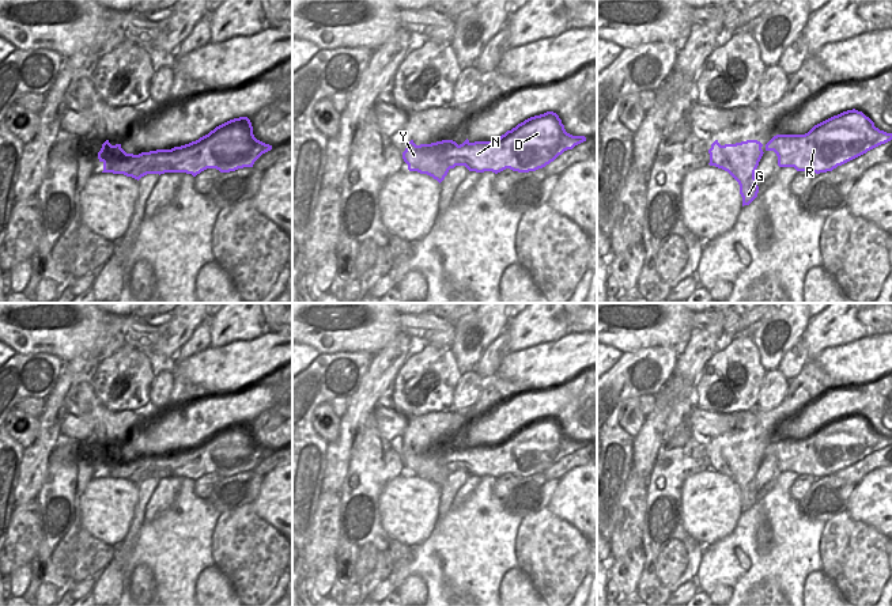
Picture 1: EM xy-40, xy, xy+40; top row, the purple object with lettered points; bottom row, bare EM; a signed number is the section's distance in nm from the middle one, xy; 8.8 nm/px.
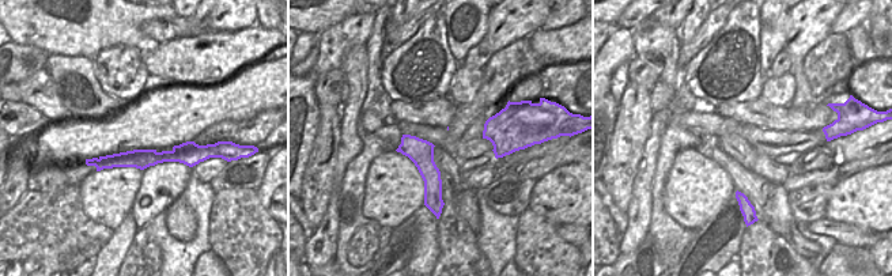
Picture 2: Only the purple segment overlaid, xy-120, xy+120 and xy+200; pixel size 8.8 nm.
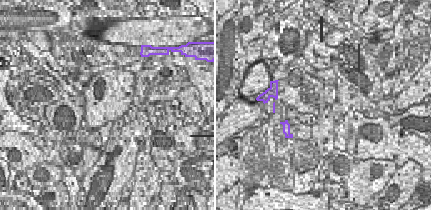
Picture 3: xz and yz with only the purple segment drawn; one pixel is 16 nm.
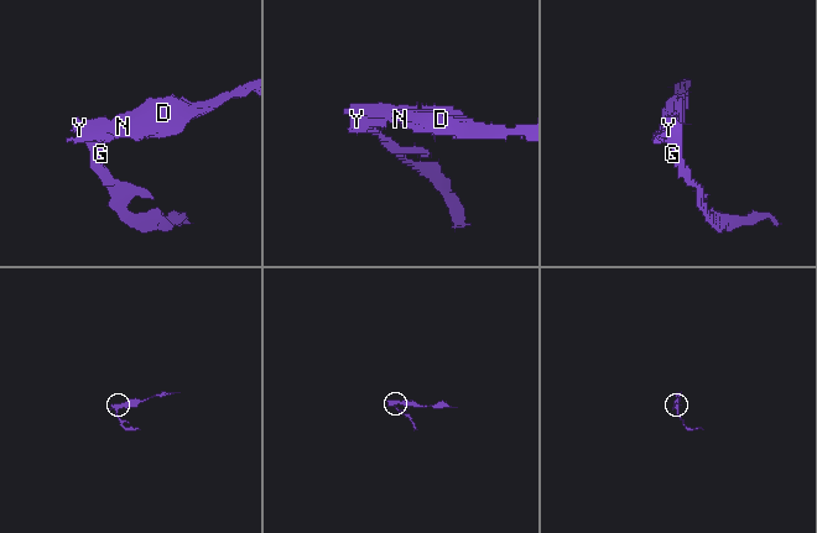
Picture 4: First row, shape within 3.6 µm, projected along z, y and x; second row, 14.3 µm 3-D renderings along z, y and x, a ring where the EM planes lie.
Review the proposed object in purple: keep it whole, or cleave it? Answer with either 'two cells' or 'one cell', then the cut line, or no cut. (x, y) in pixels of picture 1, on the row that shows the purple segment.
two cells | xy-40 (136, 155), (128, 161), (104, 162)

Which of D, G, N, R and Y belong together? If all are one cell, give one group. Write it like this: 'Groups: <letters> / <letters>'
Groups: D N R / G Y.

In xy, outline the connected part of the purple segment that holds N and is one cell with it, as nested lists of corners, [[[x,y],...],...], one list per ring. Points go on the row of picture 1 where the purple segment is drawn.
[[[547,111],[525,120],[495,141],[470,143],[466,139],[445,151],[441,159],[450,168],[465,166],[476,173],[498,174],[506,168],[529,173],[545,167],[564,151],[583,141],[585,136],[567,133],[559,115]]]

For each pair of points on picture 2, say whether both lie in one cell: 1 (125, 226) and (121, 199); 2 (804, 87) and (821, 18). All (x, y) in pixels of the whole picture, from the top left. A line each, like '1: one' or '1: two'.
1: two
2: one

